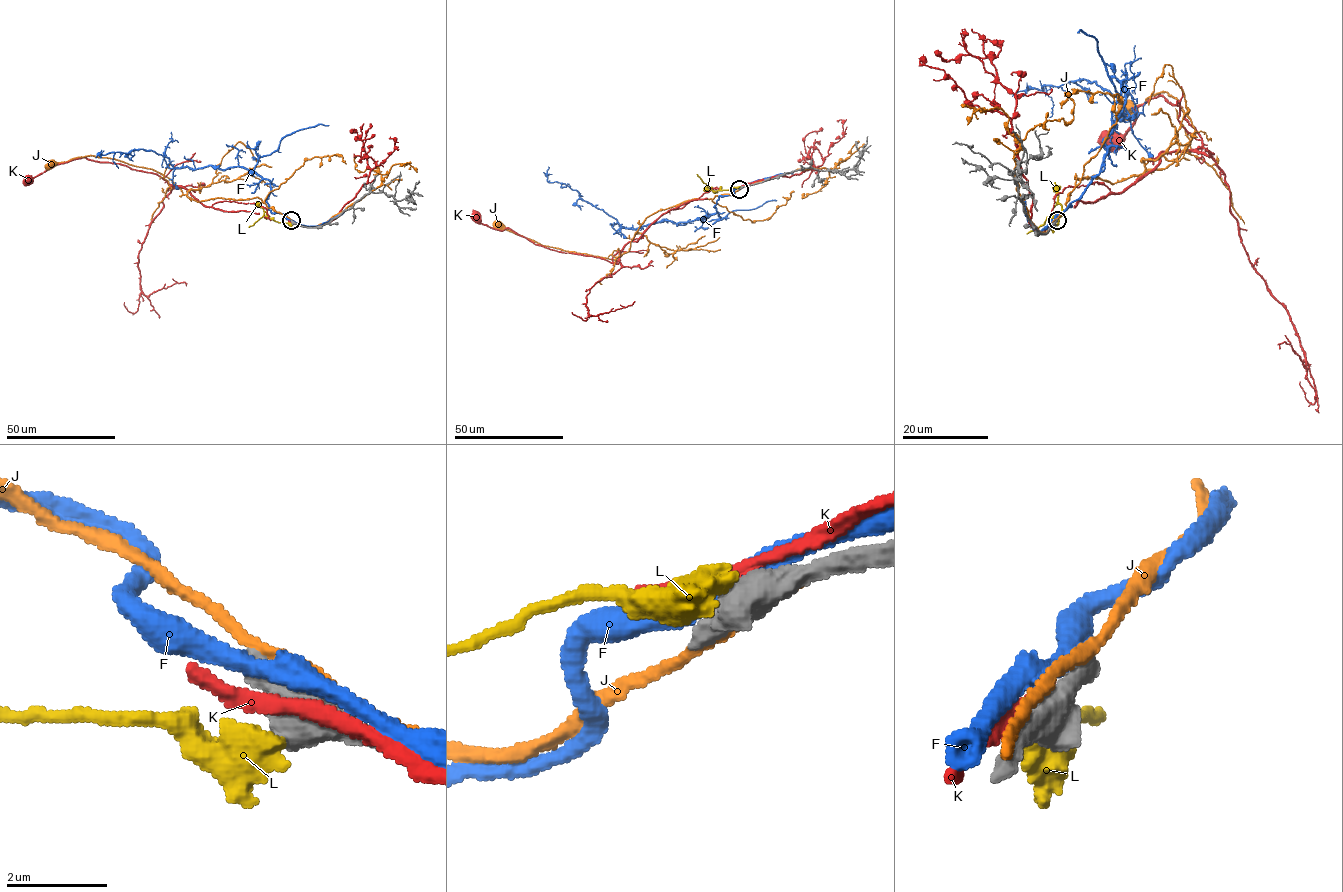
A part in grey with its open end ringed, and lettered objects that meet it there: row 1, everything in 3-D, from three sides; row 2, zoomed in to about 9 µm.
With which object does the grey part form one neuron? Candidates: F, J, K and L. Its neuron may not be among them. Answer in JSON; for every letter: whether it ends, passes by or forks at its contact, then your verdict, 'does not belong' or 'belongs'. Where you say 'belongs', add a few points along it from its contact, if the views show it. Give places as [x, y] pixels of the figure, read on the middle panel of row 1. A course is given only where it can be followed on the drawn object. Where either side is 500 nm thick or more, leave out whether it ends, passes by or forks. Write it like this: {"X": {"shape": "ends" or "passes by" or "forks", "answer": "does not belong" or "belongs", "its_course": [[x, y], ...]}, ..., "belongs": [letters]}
{"F": {"answer": "does not belong"}, "J": {"shape": "passes by", "answer": "does not belong"}, "K": {"shape": "passes by", "answer": "does not belong"}, "L": {"answer": "does not belong"}, "belongs": []}

